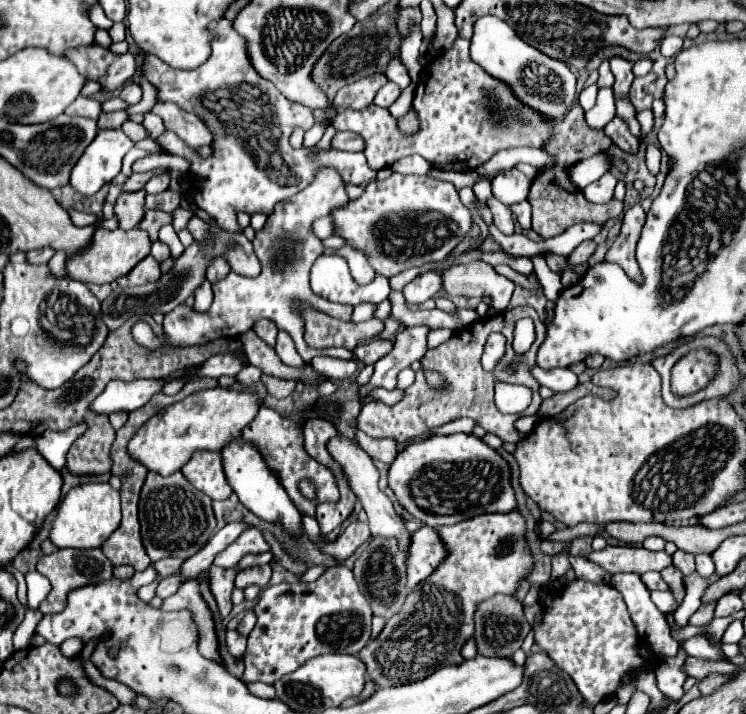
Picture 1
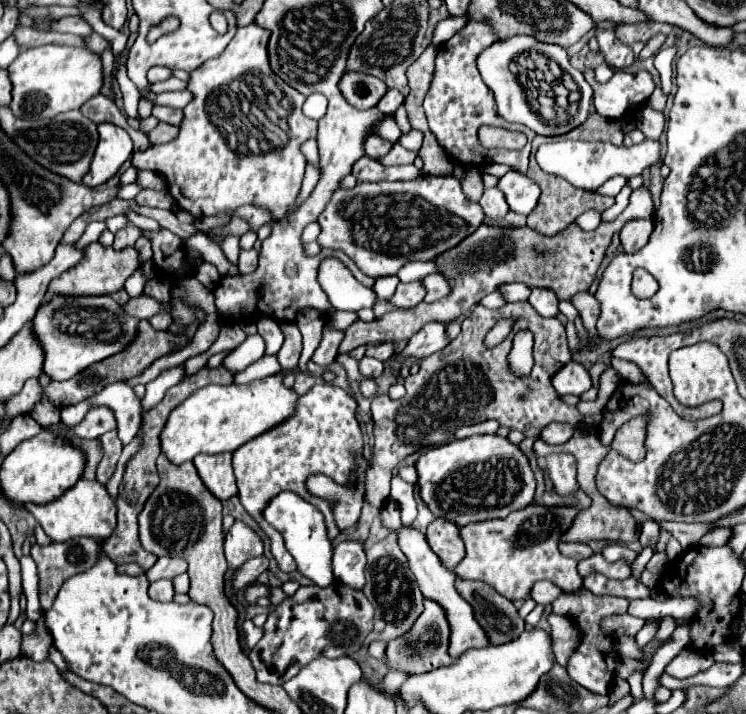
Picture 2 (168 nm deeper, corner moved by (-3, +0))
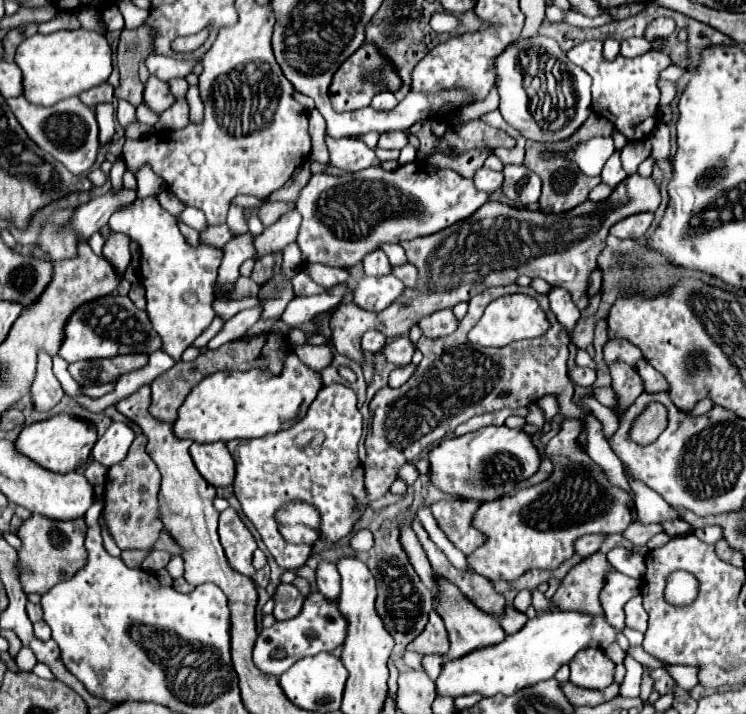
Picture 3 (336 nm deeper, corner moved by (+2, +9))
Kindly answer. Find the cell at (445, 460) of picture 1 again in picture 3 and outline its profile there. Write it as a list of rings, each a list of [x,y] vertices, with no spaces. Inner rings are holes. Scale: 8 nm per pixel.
[[[501,425],[483,427],[463,437],[443,439],[429,451],[429,463],[431,481],[445,493],[465,499],[493,501],[511,493],[519,481],[531,477],[541,465],[541,455],[529,433]]]

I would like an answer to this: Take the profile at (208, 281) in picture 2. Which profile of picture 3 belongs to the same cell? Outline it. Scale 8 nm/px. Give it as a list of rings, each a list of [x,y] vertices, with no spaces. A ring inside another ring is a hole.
[[[219,225],[219,227],[207,227],[207,231],[199,233],[200,241],[205,241],[209,245],[215,247],[223,247],[227,241],[235,239],[235,235],[229,231],[227,225]]]

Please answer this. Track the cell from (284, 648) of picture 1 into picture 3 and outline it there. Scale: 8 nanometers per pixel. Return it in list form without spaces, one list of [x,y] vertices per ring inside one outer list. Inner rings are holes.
[[[311,593],[303,605],[303,611],[297,617],[287,619],[287,621],[277,621],[273,627],[261,629],[255,649],[253,649],[253,661],[263,673],[279,677],[303,657],[341,647],[345,639],[345,627],[347,627],[345,623],[347,621],[339,613],[337,603],[329,603],[319,593]]]

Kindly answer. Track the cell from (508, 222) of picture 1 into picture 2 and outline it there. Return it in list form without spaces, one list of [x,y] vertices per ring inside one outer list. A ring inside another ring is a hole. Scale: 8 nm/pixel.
[[[498,188],[484,190],[484,196],[480,198],[480,206],[482,206],[486,218],[490,218],[490,220],[500,220],[510,212],[508,202]]]

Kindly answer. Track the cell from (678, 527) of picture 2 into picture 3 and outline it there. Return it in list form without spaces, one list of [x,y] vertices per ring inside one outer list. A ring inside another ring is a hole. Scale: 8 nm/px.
[[[635,521],[635,523],[631,523],[621,535],[625,537],[625,539],[629,539],[633,545],[645,545],[655,533],[659,533],[659,531],[663,531],[661,529],[661,525],[657,525],[657,523],[653,523],[653,525],[643,525],[643,523],[639,523],[639,521]]]

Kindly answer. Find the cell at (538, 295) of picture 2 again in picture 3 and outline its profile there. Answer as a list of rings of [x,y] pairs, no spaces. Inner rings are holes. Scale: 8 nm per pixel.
[[[553,287],[549,293],[549,305],[551,305],[553,315],[557,317],[557,321],[565,329],[565,333],[569,337],[573,337],[573,329],[575,329],[581,313],[575,307],[575,303],[571,301],[571,295],[567,291],[563,291],[561,287]]]

